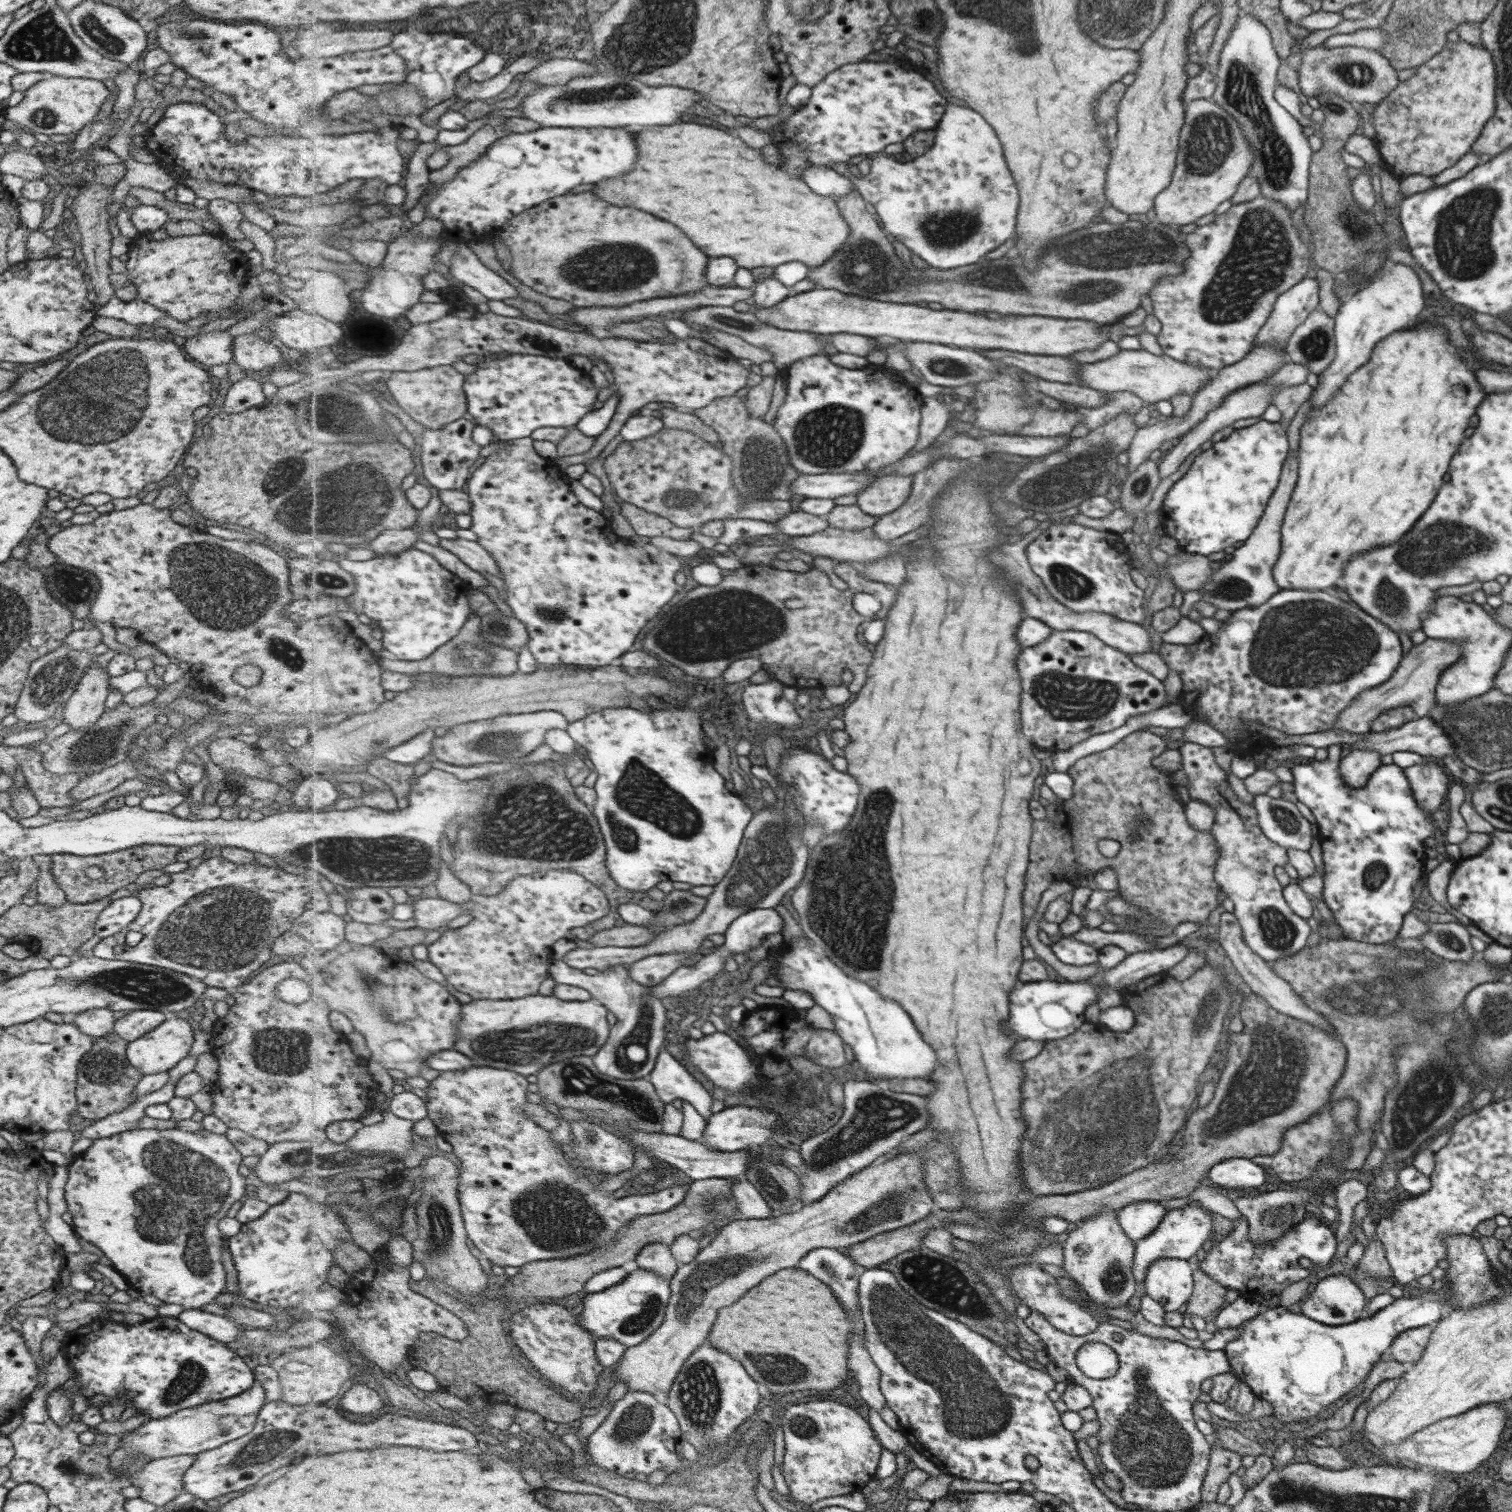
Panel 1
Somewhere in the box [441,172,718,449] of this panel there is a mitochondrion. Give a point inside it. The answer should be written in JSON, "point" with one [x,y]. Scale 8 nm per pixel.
{"point":[622,267]}

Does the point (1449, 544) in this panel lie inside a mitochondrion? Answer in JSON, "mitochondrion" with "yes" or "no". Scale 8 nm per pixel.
{"mitochondrion":"yes"}

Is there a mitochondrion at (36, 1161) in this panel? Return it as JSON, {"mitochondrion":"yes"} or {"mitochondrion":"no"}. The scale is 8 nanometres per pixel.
{"mitochondrion":"no"}

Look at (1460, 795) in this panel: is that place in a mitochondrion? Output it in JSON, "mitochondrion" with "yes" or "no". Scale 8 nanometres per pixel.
{"mitochondrion":"no"}

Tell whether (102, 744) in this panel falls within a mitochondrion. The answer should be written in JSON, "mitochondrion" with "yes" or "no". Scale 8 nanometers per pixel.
{"mitochondrion":"yes"}

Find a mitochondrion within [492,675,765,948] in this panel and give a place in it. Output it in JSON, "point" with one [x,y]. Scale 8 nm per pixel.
{"point":[673,813]}

